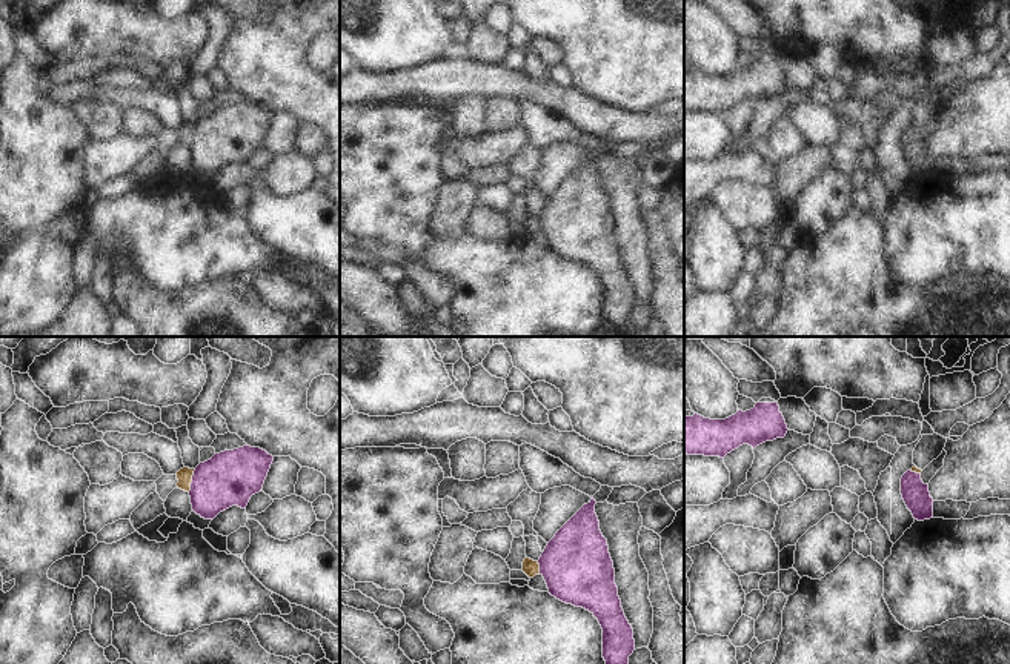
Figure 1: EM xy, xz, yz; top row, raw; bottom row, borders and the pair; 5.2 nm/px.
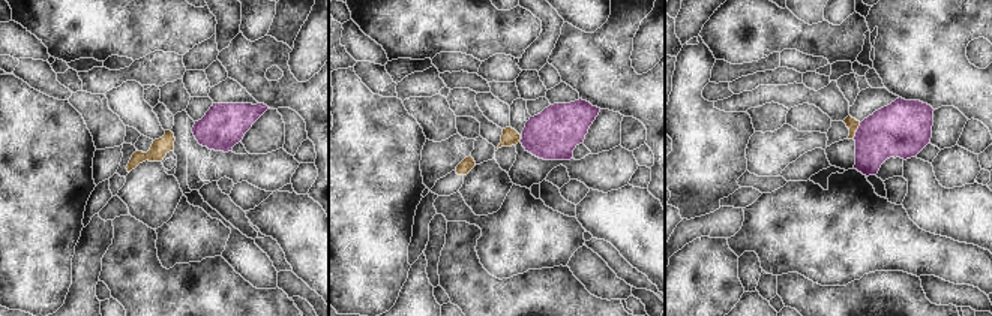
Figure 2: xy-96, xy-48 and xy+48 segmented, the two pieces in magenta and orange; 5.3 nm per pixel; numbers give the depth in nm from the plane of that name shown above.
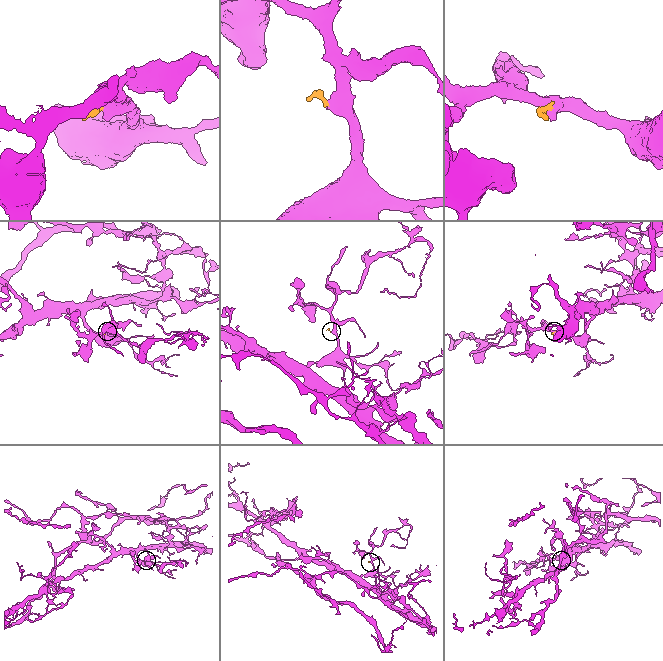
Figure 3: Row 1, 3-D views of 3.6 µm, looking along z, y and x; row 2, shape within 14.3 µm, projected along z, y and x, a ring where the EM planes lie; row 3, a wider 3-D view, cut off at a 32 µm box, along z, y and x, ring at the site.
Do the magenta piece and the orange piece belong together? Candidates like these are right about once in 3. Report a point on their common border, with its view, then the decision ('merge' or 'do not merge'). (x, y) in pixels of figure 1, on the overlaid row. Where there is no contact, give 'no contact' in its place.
contact xy (192, 480); do not merge

